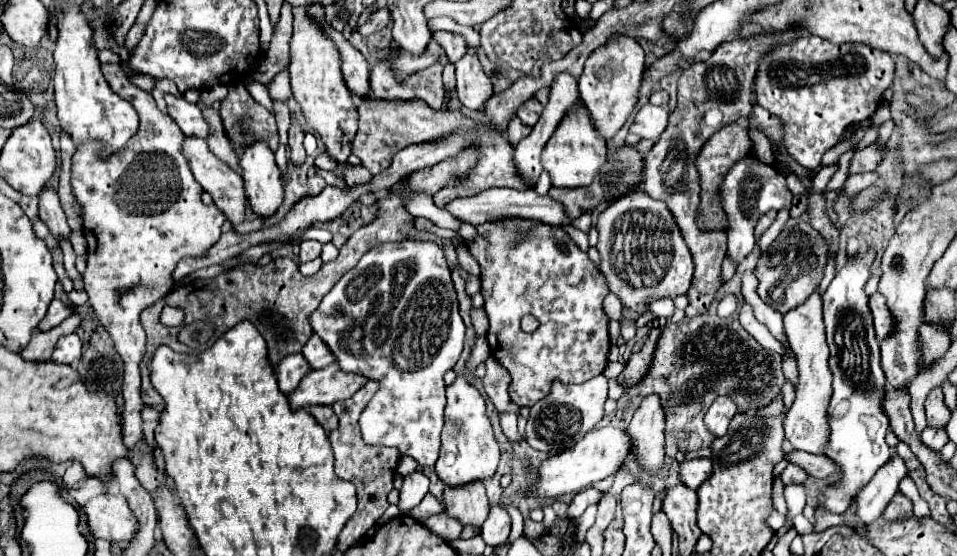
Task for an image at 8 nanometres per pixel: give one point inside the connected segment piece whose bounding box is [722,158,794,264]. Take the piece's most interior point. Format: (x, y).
(752, 189)

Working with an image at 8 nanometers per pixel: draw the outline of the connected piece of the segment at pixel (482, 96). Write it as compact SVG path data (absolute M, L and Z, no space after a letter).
M468 46L466 54L454 66L460 102L470 110L482 110L482 104L492 96L492 82L480 64L476 48Z

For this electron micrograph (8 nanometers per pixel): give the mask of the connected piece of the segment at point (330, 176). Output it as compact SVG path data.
M315 166L316 173L324 178L326 183L331 186L338 186L339 188L346 188L346 183L343 179L340 179L334 172L325 171Z

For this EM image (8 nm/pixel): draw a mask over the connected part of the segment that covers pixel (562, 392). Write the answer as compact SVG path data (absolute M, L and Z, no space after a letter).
M598 374L582 384L554 382L550 394L530 408L526 442L532 448L548 454L558 454L558 450L574 446L574 442L584 438L584 434L590 432L602 420L606 400L608 400L608 380L604 374Z

